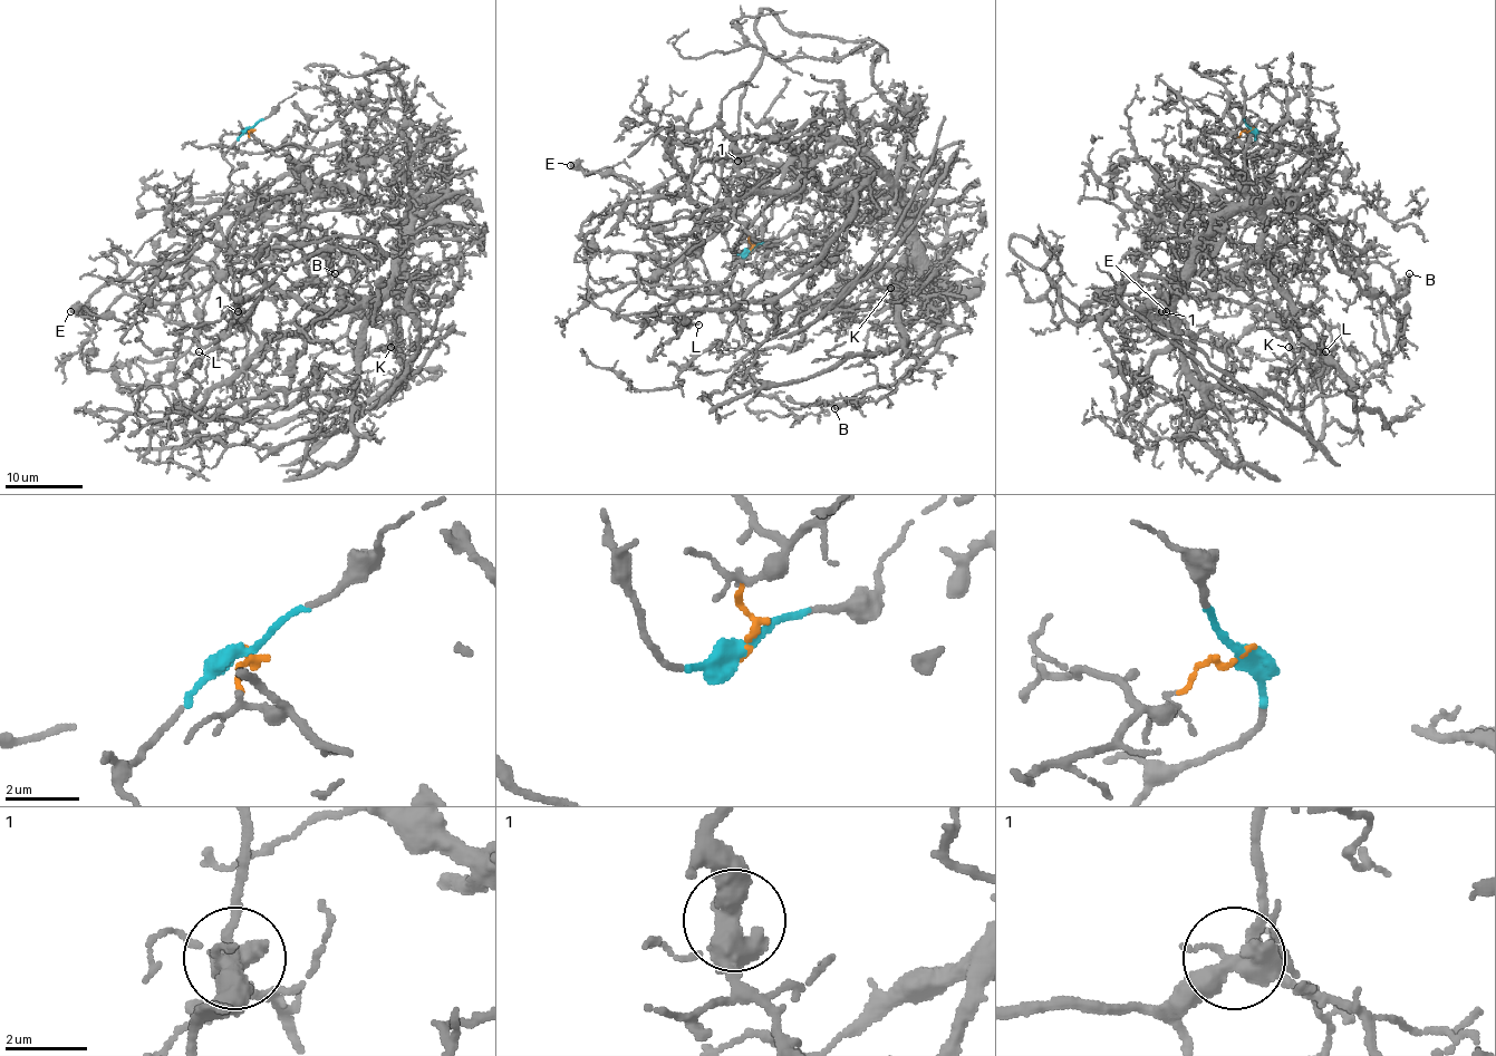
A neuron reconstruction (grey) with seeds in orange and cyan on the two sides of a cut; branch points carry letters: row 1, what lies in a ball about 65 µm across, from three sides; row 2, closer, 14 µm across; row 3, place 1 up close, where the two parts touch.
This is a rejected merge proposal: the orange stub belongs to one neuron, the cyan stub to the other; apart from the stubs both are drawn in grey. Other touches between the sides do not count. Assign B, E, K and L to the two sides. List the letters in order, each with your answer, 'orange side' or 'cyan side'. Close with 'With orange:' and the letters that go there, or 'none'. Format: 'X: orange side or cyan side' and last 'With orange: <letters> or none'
B: orange side
E: cyan side
K: orange side
L: cyan side
With orange: B, K

